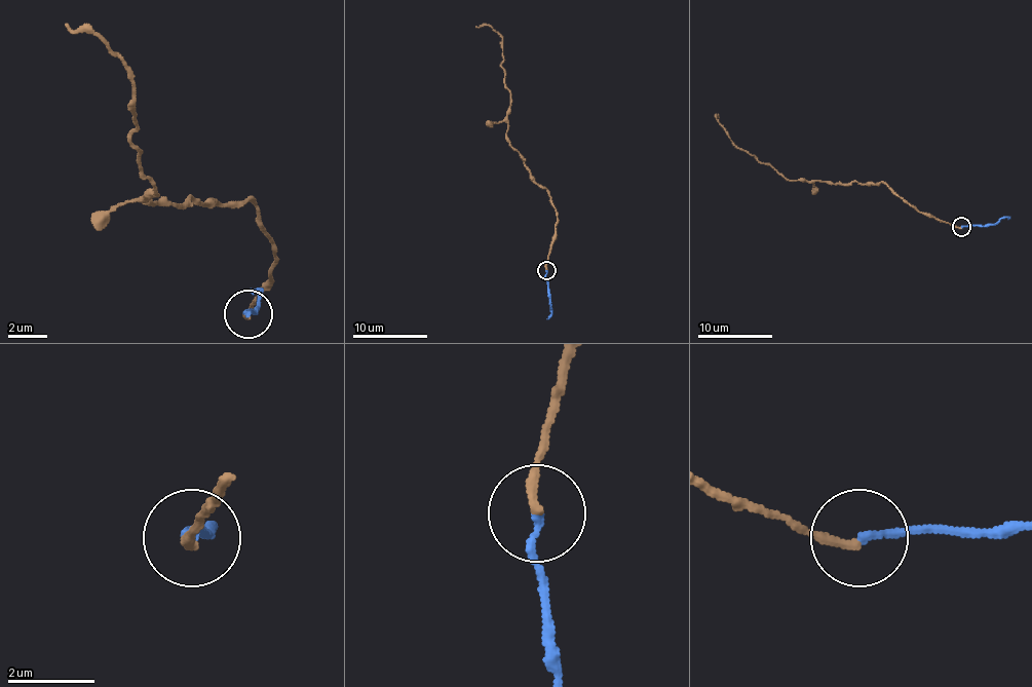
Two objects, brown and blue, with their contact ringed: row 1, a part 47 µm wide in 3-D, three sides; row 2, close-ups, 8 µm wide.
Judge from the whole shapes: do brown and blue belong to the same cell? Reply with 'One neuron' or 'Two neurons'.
Two neurons

